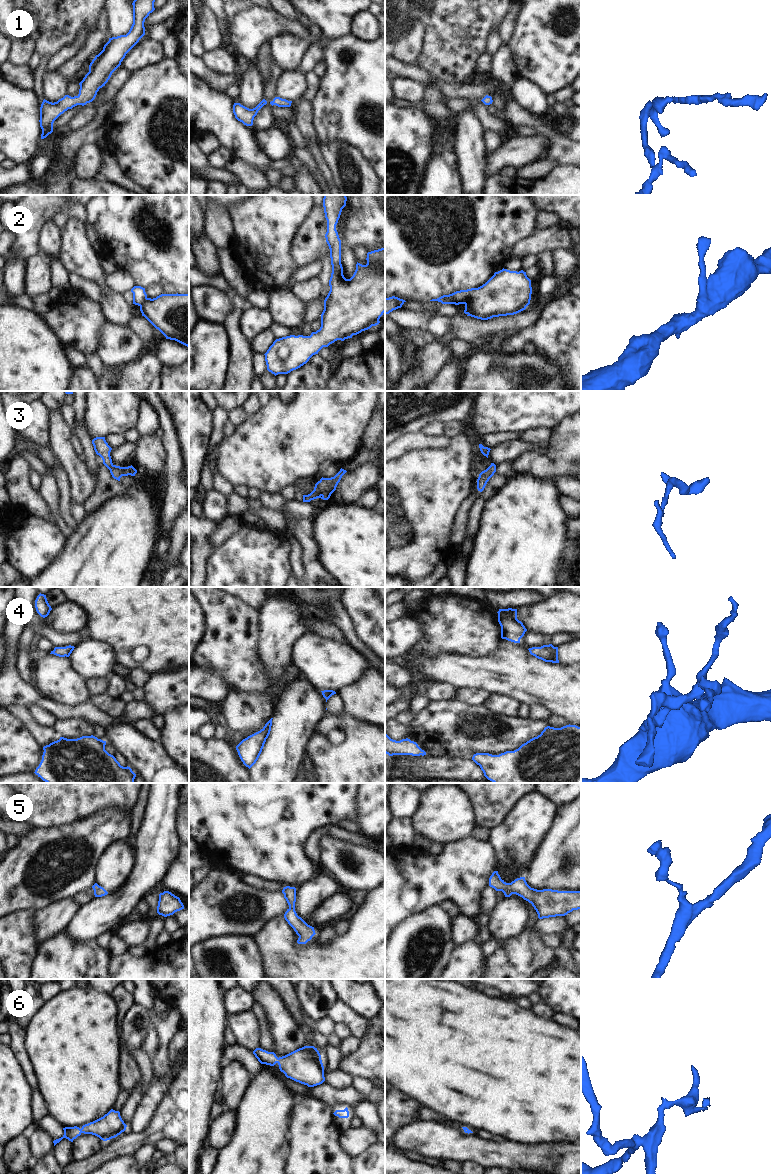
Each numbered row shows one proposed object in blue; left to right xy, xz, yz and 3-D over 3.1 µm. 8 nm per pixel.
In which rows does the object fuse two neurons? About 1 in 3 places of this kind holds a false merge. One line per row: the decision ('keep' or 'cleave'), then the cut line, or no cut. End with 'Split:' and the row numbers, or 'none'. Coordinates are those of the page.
1: keep; no cut
2: keep; no cut
3: keep; no cut
4: keep; no cut
5: keep; no cut
6: keep; no cut
Split: none

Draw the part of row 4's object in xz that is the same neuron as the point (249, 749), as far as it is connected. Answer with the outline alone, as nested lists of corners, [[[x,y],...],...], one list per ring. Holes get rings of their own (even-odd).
[[[271,718],[260,731],[243,739],[236,746],[241,761],[249,769],[256,763],[262,752],[266,739],[271,731],[272,719],[273,718]]]

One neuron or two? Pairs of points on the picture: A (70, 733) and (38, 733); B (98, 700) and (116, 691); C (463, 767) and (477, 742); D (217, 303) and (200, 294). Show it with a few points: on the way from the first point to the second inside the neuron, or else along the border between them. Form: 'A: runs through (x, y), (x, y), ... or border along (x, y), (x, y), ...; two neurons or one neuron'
A: border along (54, 727), (60, 736); two neurons
B: border along (107, 693), (119, 699); two neurons
C: border along (445, 756), (471, 760); two neurons
D: runs through (213, 299), (204, 291); one neuron

